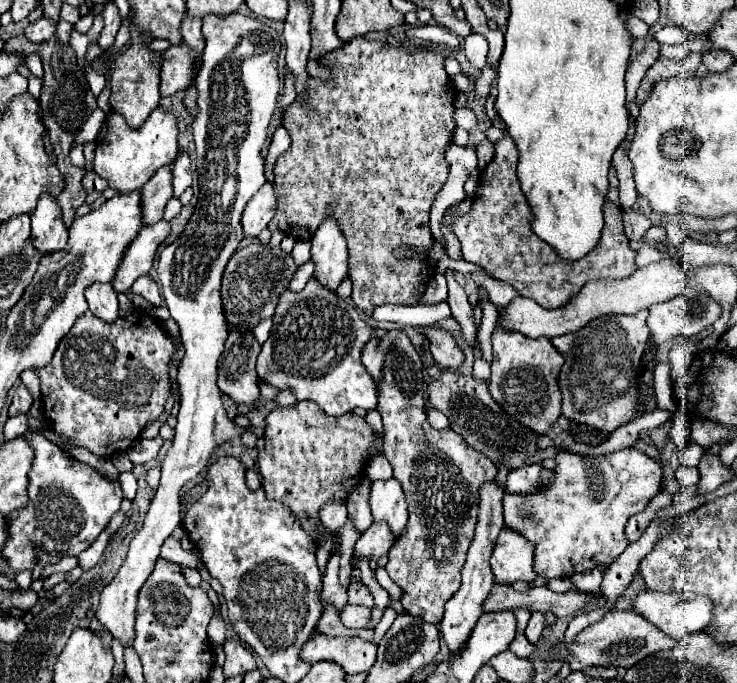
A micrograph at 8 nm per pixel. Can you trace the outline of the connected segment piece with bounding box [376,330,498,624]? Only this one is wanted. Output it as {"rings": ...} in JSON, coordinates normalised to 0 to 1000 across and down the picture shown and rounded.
{"rings":[[[526,483],[513,498],[513,515],[521,518],[510,594],[521,621],[521,668],[548,714],[556,750],[551,779],[526,808],[524,837],[548,864],[548,893],[594,914],[602,884],[624,861],[630,814],[646,773],[651,709],[670,703],[676,688],[657,665],[640,662],[616,630],[597,633],[581,621],[573,524],[545,483]]]}

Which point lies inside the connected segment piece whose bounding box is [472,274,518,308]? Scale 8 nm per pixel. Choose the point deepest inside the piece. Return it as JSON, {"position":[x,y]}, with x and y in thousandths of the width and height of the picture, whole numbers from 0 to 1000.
{"position":[680,430]}

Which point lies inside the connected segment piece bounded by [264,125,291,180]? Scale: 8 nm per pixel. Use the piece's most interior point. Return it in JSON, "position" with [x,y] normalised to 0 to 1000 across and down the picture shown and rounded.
{"position":[381,206]}

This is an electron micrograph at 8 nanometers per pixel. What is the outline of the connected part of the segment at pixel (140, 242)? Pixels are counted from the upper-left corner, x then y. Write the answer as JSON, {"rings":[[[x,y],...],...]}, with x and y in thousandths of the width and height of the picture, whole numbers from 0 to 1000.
{"rings":[[[225,322],[195,331],[187,340],[185,351],[174,360],[174,369],[168,372],[168,381],[152,410],[152,419],[157,428],[171,428],[185,413],[187,404],[195,404],[204,398],[209,372],[228,343],[231,343],[231,325]]]}

